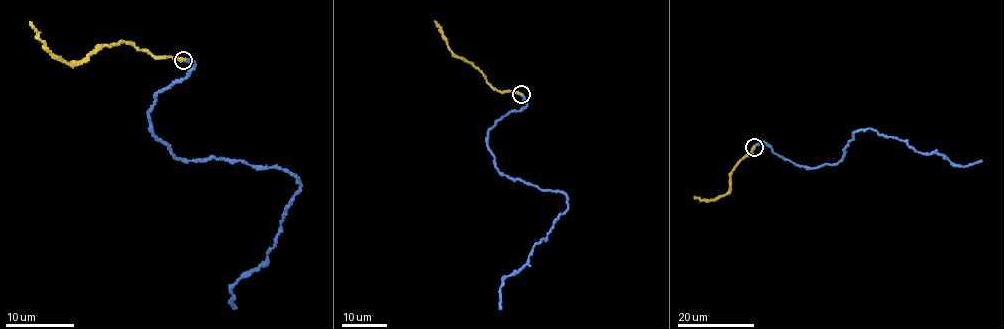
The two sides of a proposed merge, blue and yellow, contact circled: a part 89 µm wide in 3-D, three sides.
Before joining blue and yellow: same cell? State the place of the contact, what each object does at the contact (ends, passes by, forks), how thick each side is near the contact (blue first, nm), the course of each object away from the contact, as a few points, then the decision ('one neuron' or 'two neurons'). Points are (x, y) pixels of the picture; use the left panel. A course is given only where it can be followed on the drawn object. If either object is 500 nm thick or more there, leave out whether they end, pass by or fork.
place (183, 60); blue ends; yellow ends; calibres 200 and 280 nm; course blue (184, 60), (149, 114), (155, 137), (174, 157), (280, 167), (301, 187), (233, 308); course yellow (184, 60), (153, 57), (126, 41), (97, 48), (72, 64), (50, 50), (29, 21); one neuron

